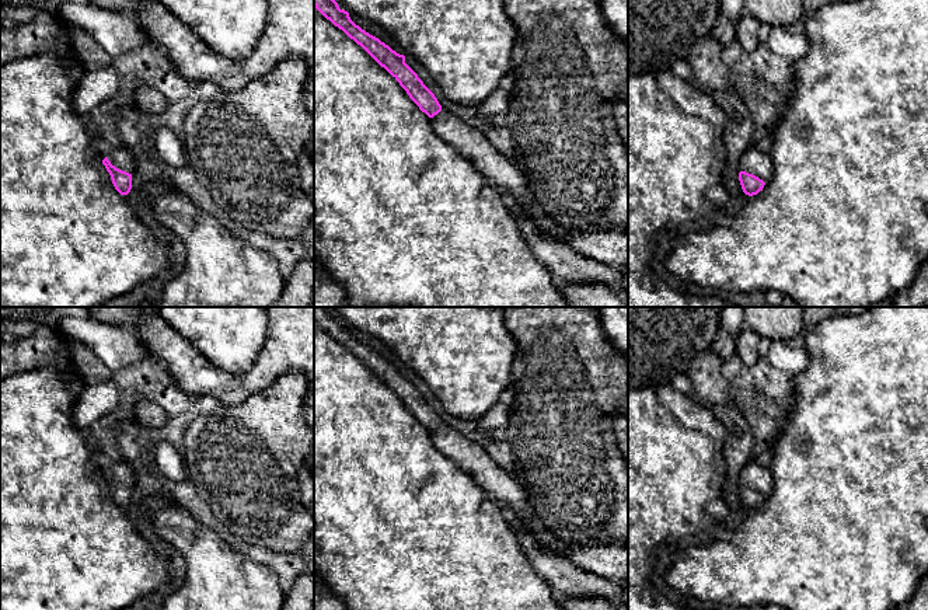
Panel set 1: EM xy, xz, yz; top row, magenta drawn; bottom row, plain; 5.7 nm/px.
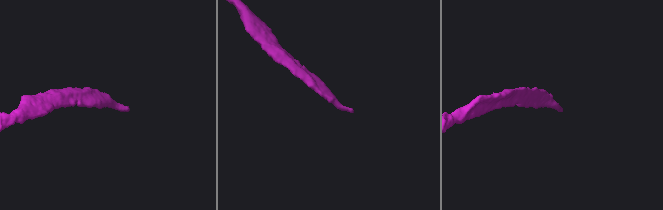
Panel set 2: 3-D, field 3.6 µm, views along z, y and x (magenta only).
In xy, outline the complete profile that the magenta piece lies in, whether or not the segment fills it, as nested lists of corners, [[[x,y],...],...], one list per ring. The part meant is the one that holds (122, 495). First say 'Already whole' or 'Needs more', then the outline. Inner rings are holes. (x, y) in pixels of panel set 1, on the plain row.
Needs more. [[[115,457],[107,463],[107,471],[102,474],[111,489],[115,503],[121,509],[128,509],[132,503],[132,488],[136,484],[136,475],[132,467]]]

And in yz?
Needs more. [[[753,460],[744,464],[740,473],[739,495],[746,509],[757,509],[772,489],[774,481],[768,467]]]

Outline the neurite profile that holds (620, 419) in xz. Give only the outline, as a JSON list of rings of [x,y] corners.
[[[617,414],[614,416],[614,432],[615,432],[617,446],[628,467],[628,416],[627,415]]]

